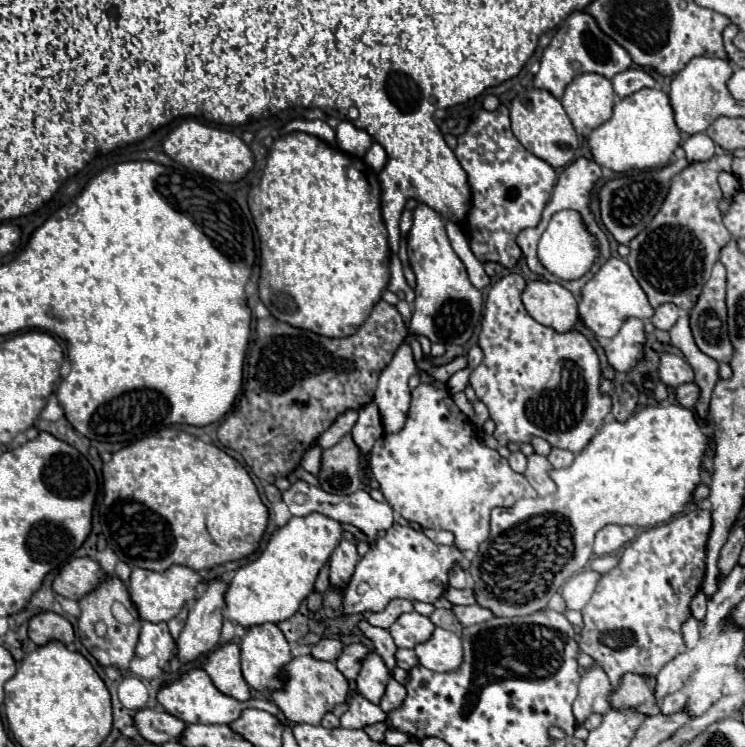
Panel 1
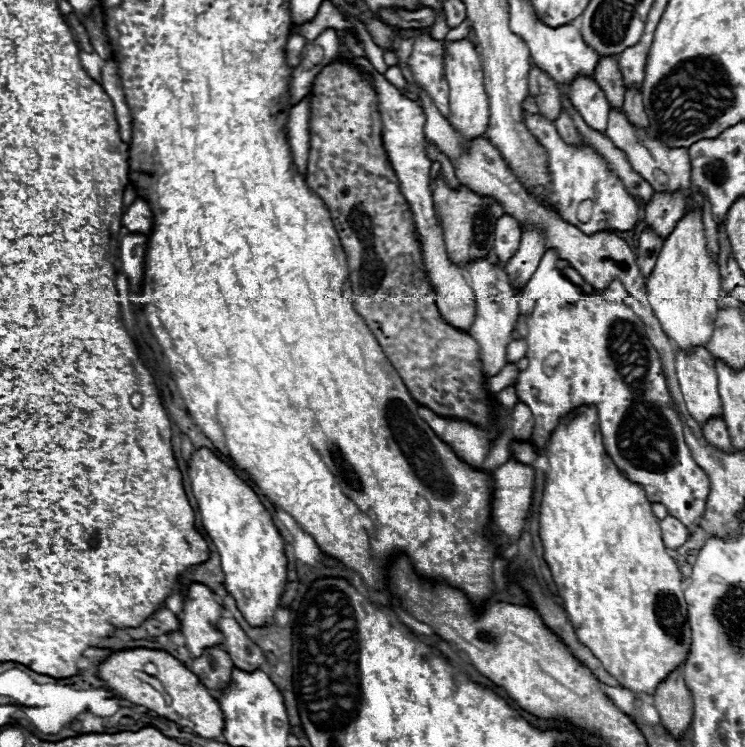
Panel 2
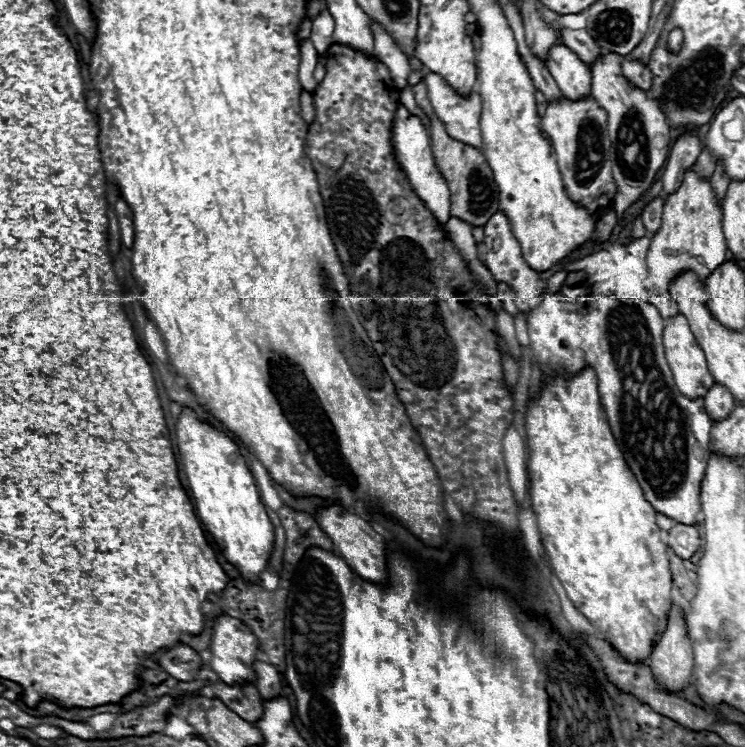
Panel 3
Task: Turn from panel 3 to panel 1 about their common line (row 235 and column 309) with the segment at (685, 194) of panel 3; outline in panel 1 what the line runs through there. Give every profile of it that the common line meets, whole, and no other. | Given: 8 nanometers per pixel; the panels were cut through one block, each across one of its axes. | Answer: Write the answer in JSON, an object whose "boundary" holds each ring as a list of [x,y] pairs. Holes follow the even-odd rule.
{"boundary":[[[298,656],[292,658],[284,668],[282,674],[286,676],[284,686],[280,690],[272,690],[270,698],[272,702],[284,712],[286,720],[298,724],[320,724],[322,716],[326,712],[332,712],[336,704],[342,704],[348,700],[348,680],[338,672],[334,662],[322,662],[312,656]]]}

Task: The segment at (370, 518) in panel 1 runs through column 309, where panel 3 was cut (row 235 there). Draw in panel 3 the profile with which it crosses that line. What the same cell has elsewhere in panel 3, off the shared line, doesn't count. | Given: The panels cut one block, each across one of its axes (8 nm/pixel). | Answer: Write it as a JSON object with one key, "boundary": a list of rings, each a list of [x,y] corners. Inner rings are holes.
{"boundary":[[[496,212],[486,222],[486,226],[484,226],[484,244],[486,244],[486,266],[488,266],[488,270],[492,272],[492,276],[498,282],[506,282],[514,290],[518,310],[520,312],[530,312],[532,308],[536,308],[546,284],[538,278],[538,272],[528,268],[528,264],[524,262],[522,252],[520,252],[520,244],[514,238],[512,224],[510,224],[510,220],[504,212]]]}

